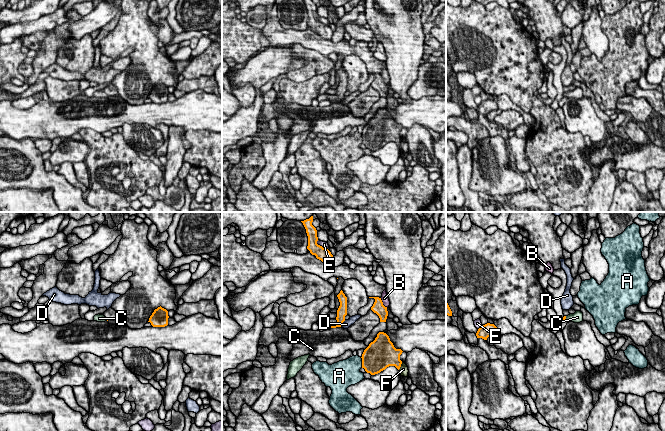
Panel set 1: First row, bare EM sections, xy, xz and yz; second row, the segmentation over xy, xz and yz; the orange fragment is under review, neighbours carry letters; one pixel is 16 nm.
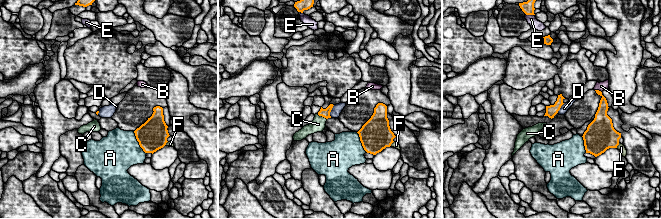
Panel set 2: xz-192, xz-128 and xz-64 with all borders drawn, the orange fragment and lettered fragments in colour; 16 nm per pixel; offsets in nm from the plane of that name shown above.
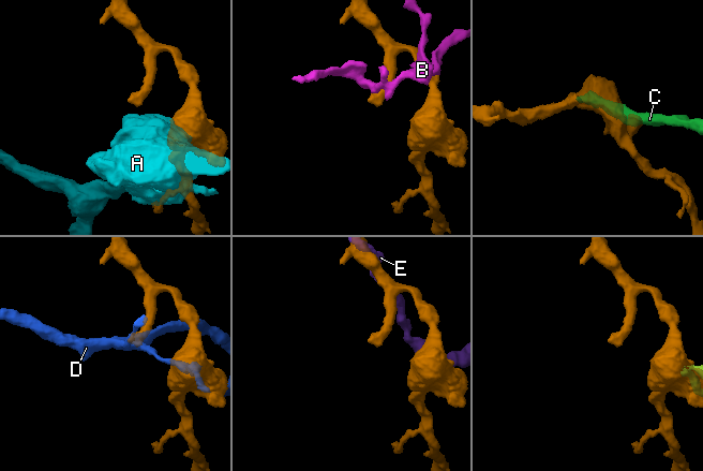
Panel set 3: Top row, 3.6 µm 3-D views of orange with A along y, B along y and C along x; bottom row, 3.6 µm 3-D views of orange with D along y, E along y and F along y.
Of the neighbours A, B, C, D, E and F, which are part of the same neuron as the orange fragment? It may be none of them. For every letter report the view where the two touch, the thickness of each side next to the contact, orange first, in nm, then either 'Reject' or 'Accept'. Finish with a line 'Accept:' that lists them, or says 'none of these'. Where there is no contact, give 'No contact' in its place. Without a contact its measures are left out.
A: Touches orange in xz. Thickness 460 nm (orange) against 360 nm. Reject
B: Touches orange in xz. Thickness 190 nm (orange) against 120 nm. Reject
C: Touches orange in yz. Thickness 60 nm (orange) against 180 nm. Accept
D: Touches orange in xz. Thickness 160 nm (orange) against 140 nm. Reject
E: Touches orange in xz. Thickness 220 nm (orange) against 100 nm. Reject
F: Touches orange in xz. Thickness 320 nm (orange) against 130 nm. Reject
Accept: C

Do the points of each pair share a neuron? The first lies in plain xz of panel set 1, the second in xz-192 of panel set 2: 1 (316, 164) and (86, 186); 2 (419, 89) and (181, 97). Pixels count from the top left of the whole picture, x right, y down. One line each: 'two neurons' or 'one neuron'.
1: two neurons
2: two neurons

